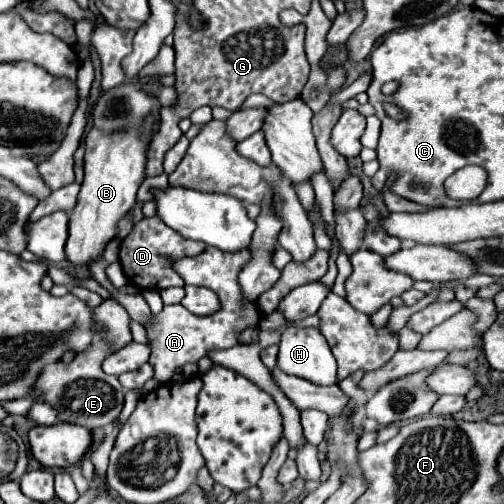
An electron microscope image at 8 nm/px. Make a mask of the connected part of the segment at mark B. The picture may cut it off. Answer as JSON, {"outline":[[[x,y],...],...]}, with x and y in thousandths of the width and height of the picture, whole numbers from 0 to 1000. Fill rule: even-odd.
{"outline":[[[181,256],[169,276],[169,359],[161,363],[161,379],[153,391],[149,415],[137,423],[137,470],[129,486],[133,518],[145,530],[177,530],[185,518],[192,518],[212,482],[232,470],[236,438],[264,415],[272,399],[272,375],[288,355],[288,296],[296,288],[296,276],[276,276],[268,260],[248,264],[196,264],[196,256]]]}

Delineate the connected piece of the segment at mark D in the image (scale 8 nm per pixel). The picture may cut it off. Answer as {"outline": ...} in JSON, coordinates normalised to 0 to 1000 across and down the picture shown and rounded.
{"outline":[[[312,427],[308,431],[288,431],[276,438],[276,446],[264,450],[264,458],[240,478],[240,498],[236,498],[236,518],[244,530],[244,542],[252,558],[276,573],[331,573],[331,569],[363,569],[365,558],[331,526],[335,514],[355,514],[355,510],[387,510],[407,498],[407,486],[399,478],[379,478],[347,462],[339,450],[331,450]]]}

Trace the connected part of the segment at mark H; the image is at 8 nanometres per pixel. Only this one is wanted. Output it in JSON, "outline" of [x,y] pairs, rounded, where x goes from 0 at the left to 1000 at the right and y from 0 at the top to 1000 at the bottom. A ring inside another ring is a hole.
{"outline":[[[569,653],[554,681],[550,728],[625,764],[665,760],[665,708],[633,653]]]}

